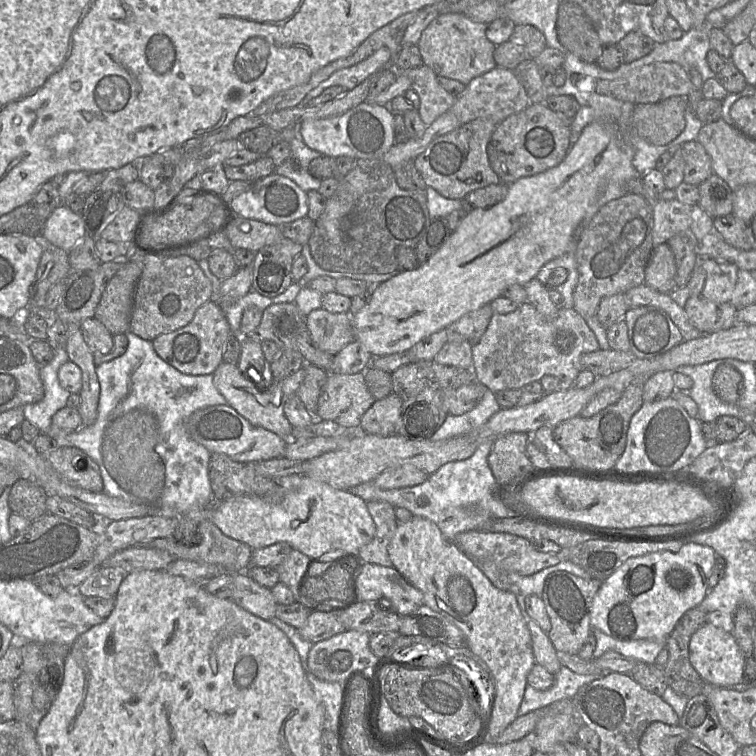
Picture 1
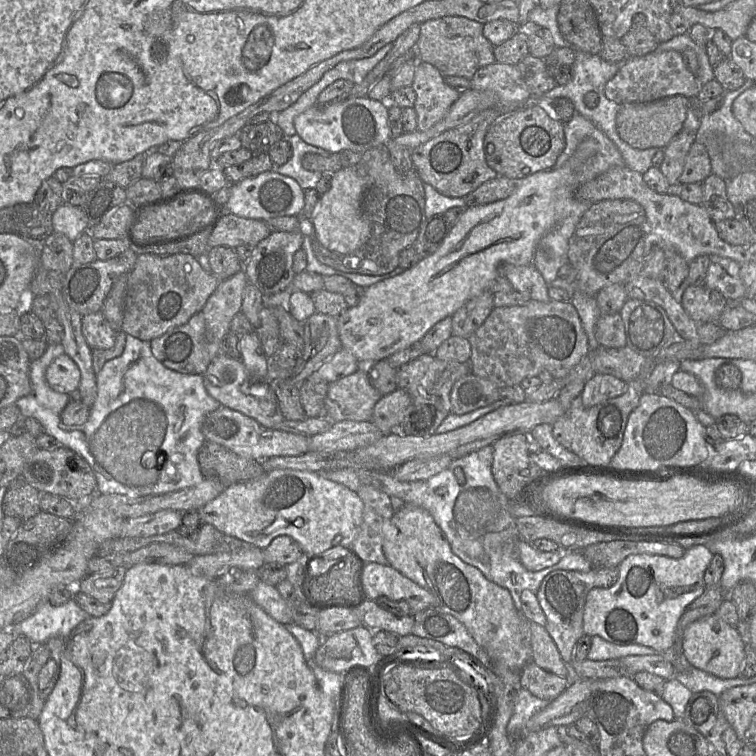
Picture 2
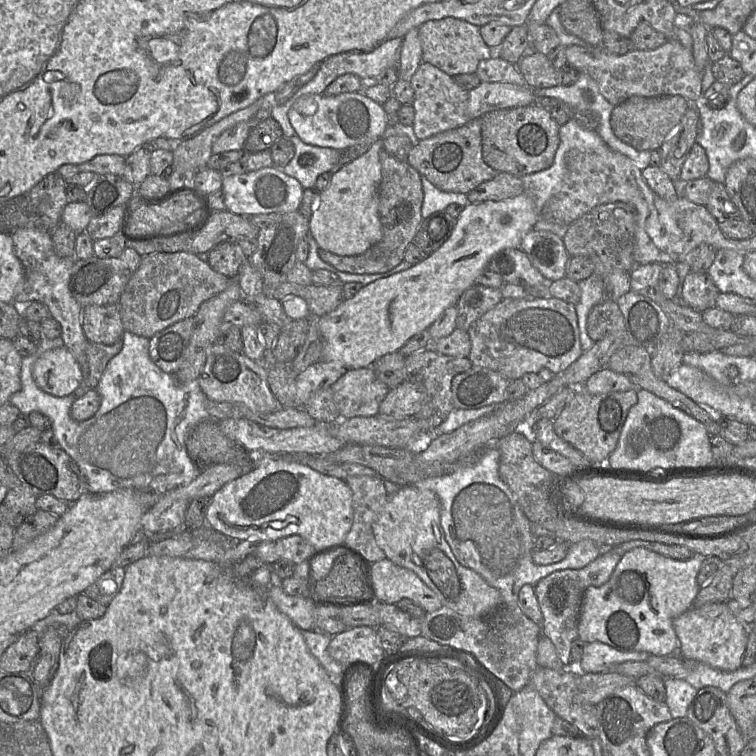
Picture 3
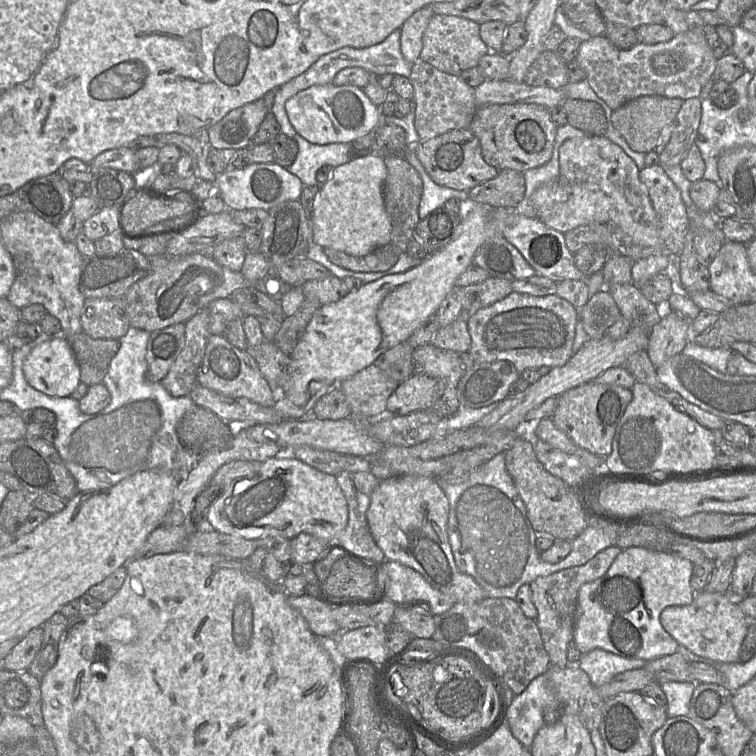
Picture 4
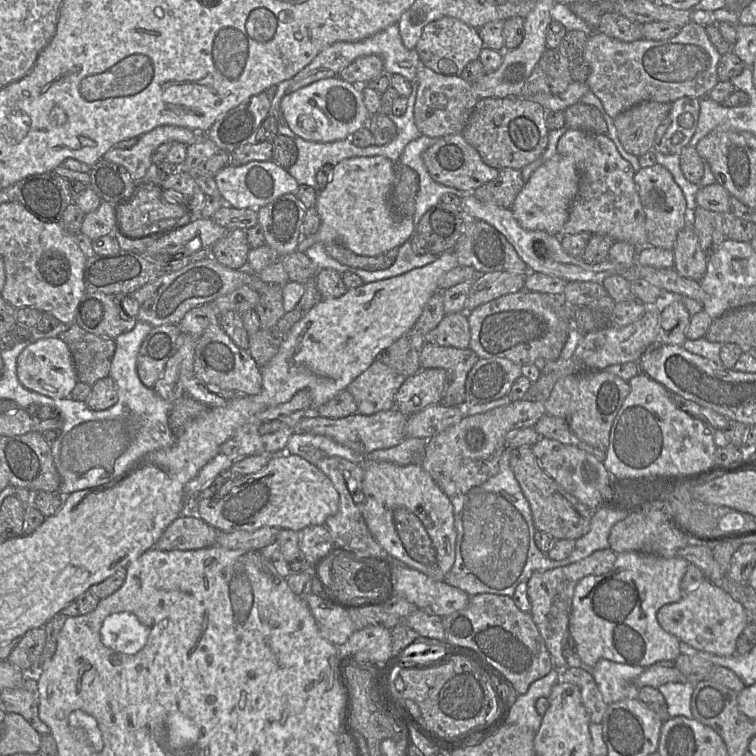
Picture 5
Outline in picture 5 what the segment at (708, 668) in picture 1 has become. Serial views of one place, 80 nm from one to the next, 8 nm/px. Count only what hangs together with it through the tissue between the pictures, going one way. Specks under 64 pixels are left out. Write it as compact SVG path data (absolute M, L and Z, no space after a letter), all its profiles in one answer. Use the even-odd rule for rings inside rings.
M705 578L695 590L685 592L680 601L663 605L657 613L657 620L666 632L699 651L733 656L737 653L737 639L750 616L740 602Z

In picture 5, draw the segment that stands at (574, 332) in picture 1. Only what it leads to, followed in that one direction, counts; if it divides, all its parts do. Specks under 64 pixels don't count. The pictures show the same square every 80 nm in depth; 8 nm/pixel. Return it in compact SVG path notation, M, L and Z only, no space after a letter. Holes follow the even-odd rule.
M520 290L491 300L475 308L468 315L470 328L469 347L478 355L479 359L502 357L518 365L534 364L536 359L555 361L559 358L571 329L569 320L562 320L544 304L544 297L550 294Z

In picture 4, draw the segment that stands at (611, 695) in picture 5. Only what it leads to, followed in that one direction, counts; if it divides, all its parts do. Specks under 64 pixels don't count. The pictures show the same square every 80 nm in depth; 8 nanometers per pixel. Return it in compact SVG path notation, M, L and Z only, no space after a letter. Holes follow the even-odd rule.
M597 648L582 654L580 669L589 676L592 684L598 687L608 683L617 674L644 668L646 663L643 659L625 658Z

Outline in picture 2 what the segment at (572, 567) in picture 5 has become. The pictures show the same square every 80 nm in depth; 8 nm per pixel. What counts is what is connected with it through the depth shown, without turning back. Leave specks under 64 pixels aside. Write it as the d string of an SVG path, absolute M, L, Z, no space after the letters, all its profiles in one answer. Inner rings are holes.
M618 567L592 569L588 572L555 570L547 574L537 590L536 598L545 615L545 630L553 640L565 664L571 662L572 651L583 633L583 609L587 593L593 588L607 588L615 583Z

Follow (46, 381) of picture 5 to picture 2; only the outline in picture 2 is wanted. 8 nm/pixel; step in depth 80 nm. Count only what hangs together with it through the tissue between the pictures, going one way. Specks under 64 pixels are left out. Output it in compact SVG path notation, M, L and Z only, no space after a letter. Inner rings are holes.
M63 353L49 364L45 378L54 391L69 394L79 387L80 371L75 362Z

